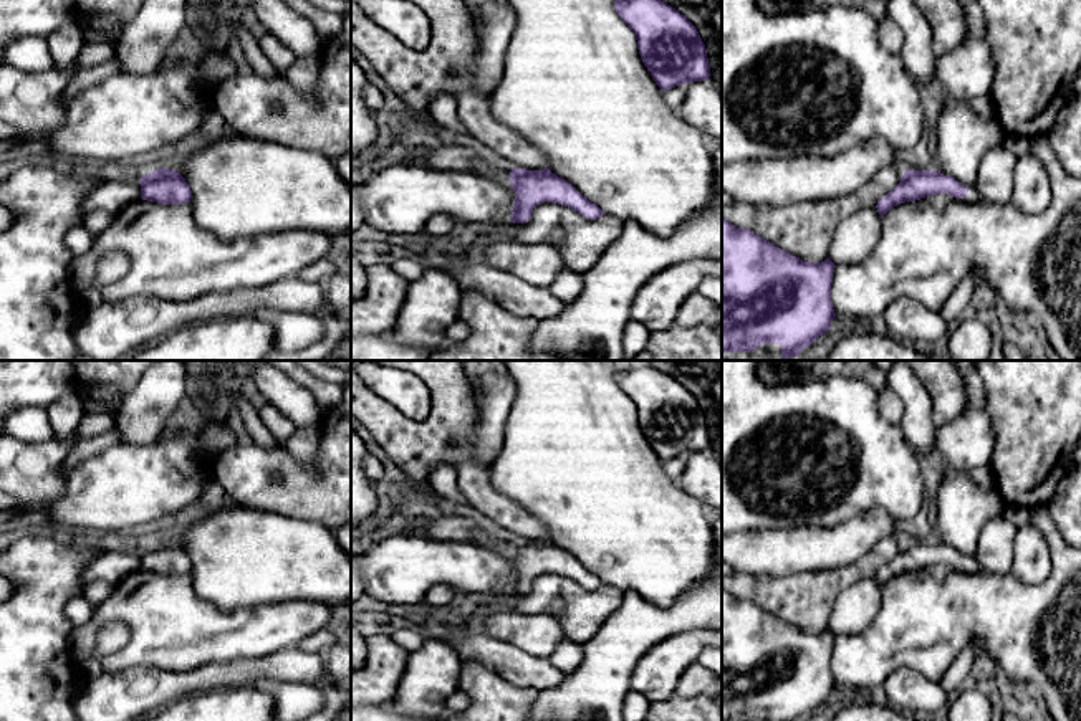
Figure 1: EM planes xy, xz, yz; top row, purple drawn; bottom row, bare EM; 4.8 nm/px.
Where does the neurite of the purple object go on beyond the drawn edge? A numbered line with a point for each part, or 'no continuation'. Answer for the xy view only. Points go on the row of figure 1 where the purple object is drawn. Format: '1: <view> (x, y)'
no continuation

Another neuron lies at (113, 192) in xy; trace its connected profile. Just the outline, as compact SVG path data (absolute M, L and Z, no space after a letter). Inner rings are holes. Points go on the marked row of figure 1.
M111 174L94 184L84 202L81 215L86 218L94 210L106 210L109 213L121 212L126 205L141 198L141 184L136 177L123 174Z

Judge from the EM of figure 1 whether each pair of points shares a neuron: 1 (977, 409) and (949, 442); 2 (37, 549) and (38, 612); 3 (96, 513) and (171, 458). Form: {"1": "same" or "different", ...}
{"1": "same", "2": "same", "3": "same"}

